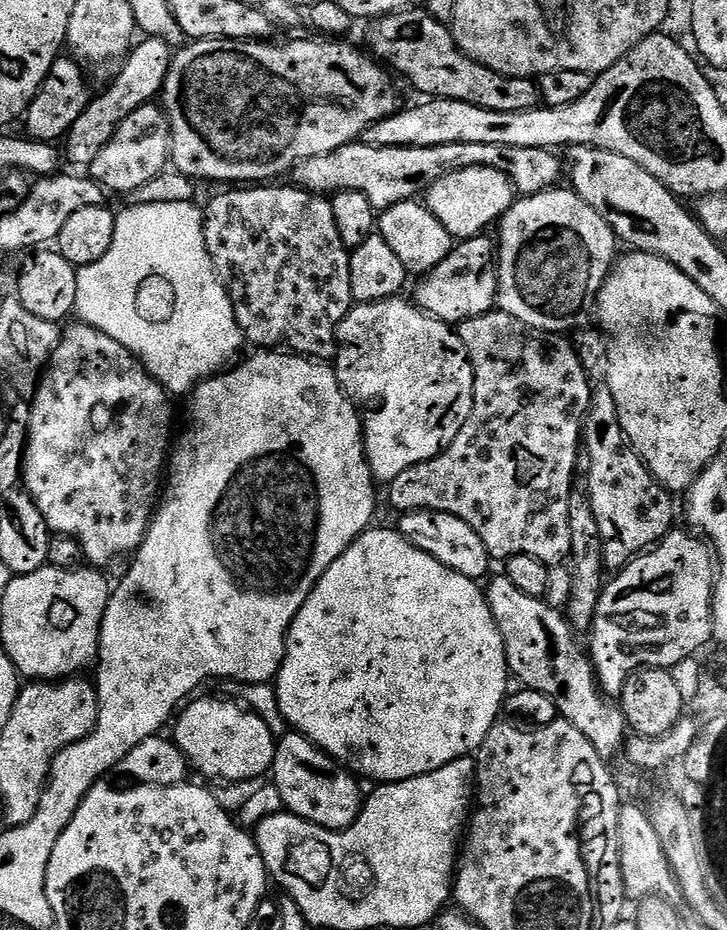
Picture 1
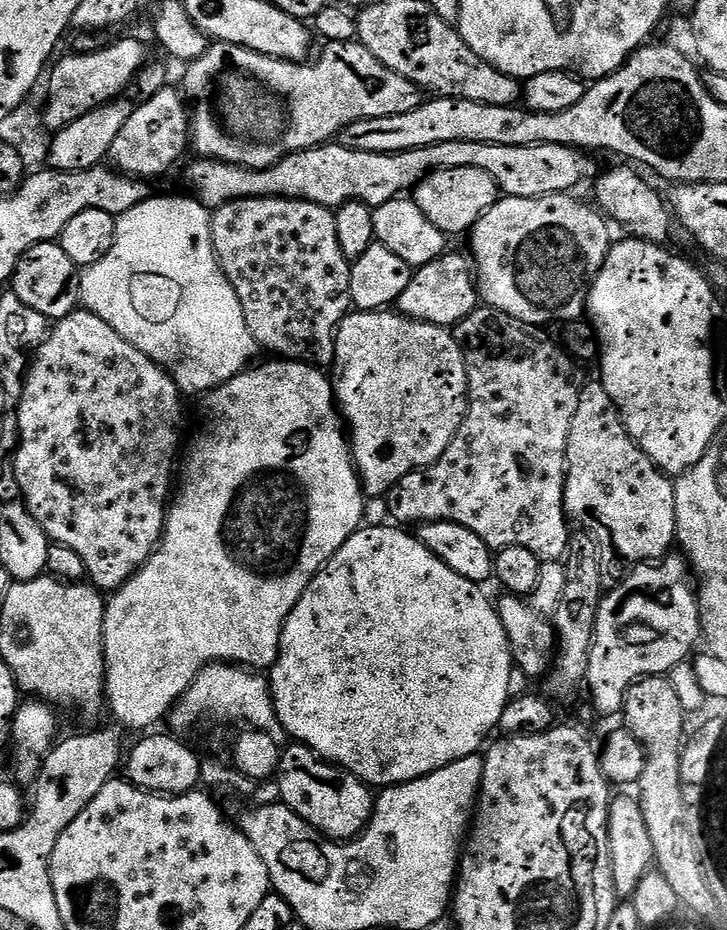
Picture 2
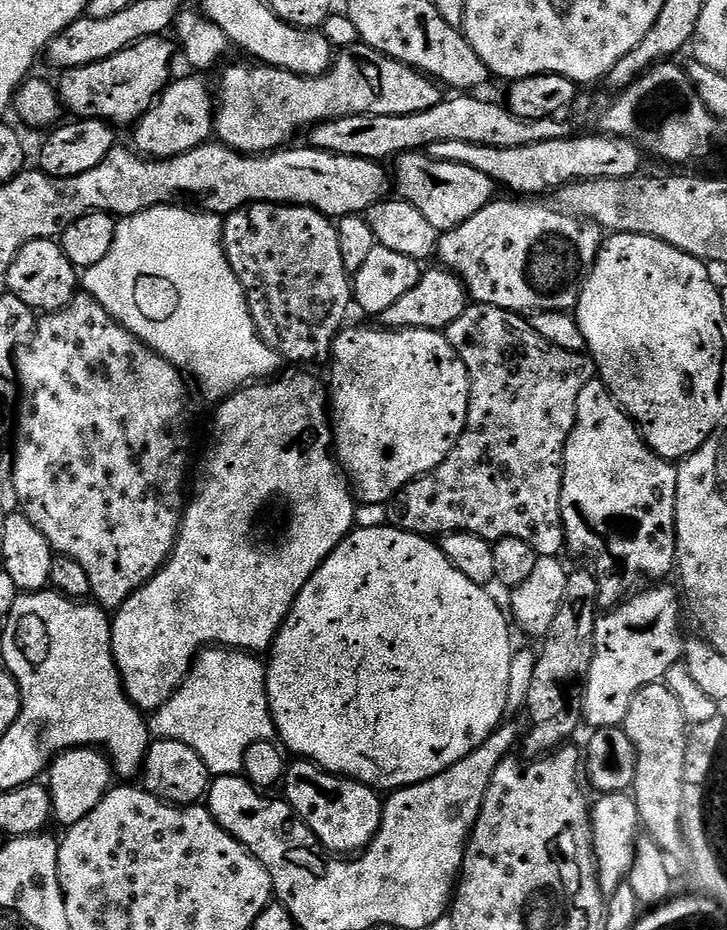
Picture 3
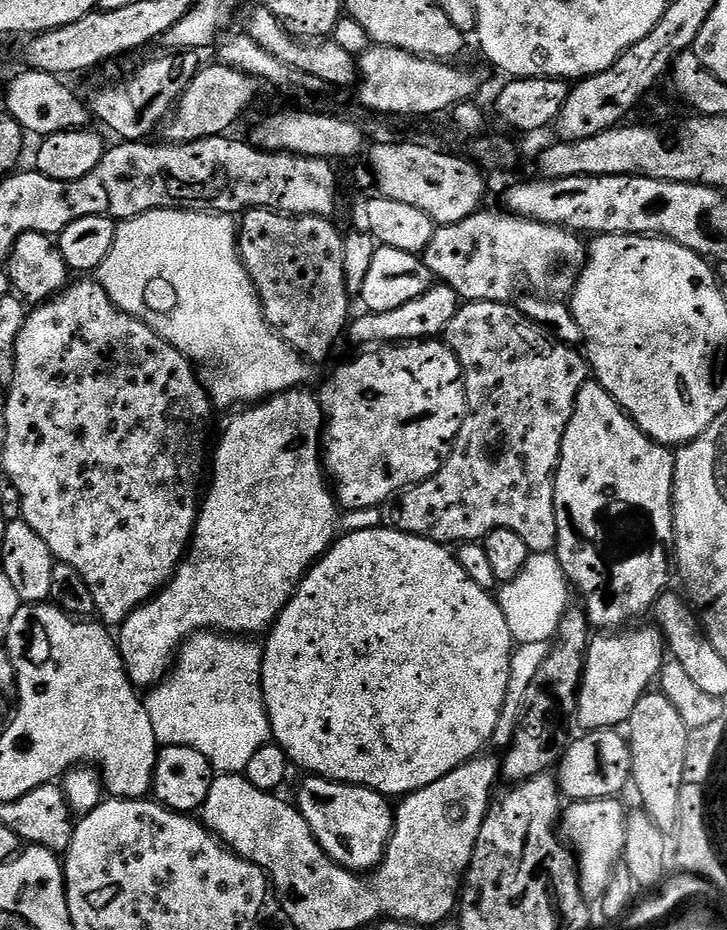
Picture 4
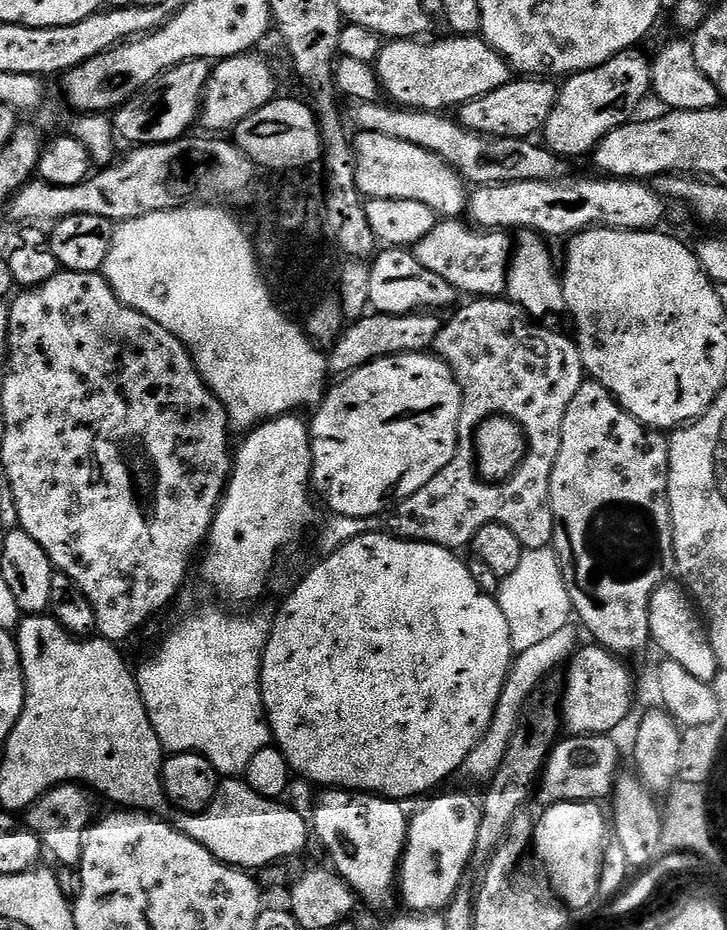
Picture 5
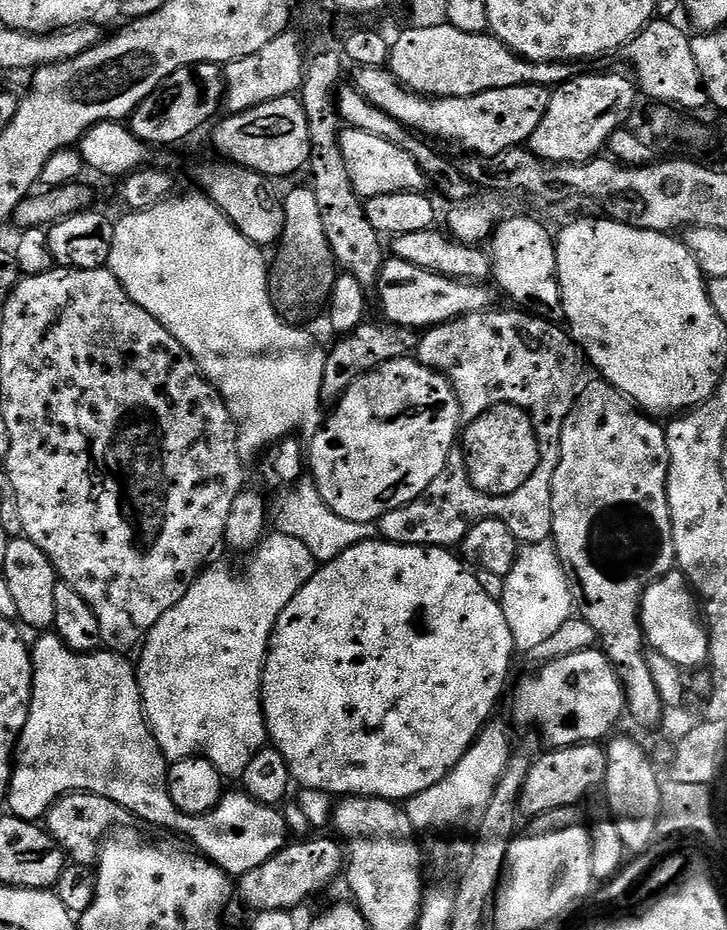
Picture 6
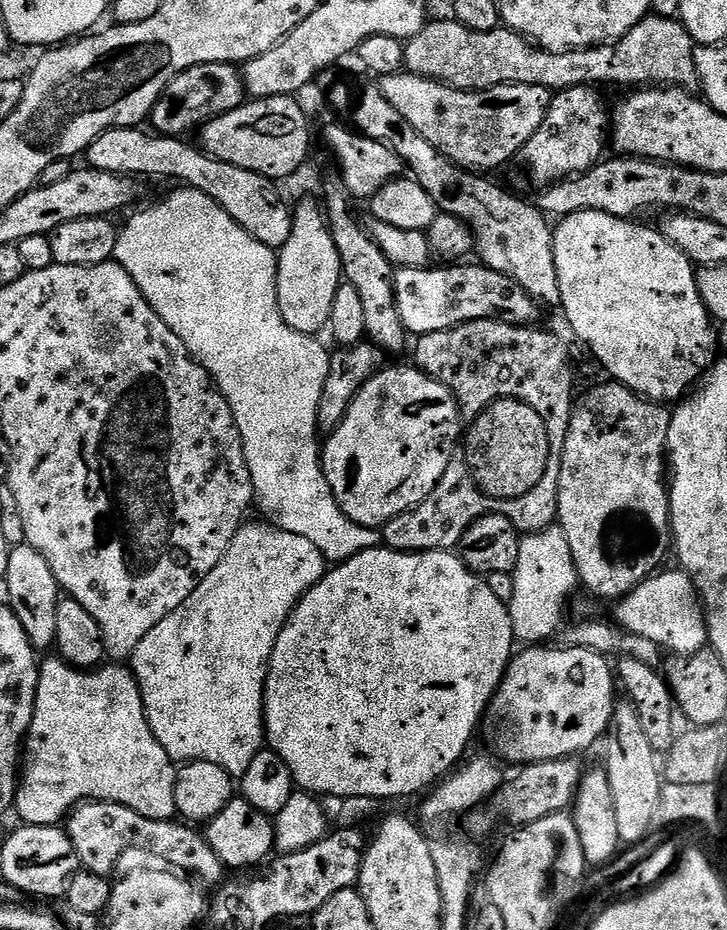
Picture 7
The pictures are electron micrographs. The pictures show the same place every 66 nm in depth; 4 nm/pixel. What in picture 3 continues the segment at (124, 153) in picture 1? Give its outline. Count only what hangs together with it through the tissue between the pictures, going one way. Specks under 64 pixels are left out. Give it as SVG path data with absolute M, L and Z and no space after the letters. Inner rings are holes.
M192 74L196 76L184 76L181 80L173 79L168 87L160 93L155 104L134 125L136 131L135 151L153 159L165 160L174 158L178 154L186 154L198 146L209 143L214 136L214 92L208 89L208 84L203 80L203 75Z

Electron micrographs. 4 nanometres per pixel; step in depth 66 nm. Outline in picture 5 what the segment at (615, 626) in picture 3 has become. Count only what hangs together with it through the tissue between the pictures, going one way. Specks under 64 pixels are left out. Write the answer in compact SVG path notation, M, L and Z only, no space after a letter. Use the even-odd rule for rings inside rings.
M581 647L572 656L567 665L568 681L562 687L562 724L572 736L615 733L615 728L627 718L632 708L632 676L624 665L627 663L605 648L591 647Z

